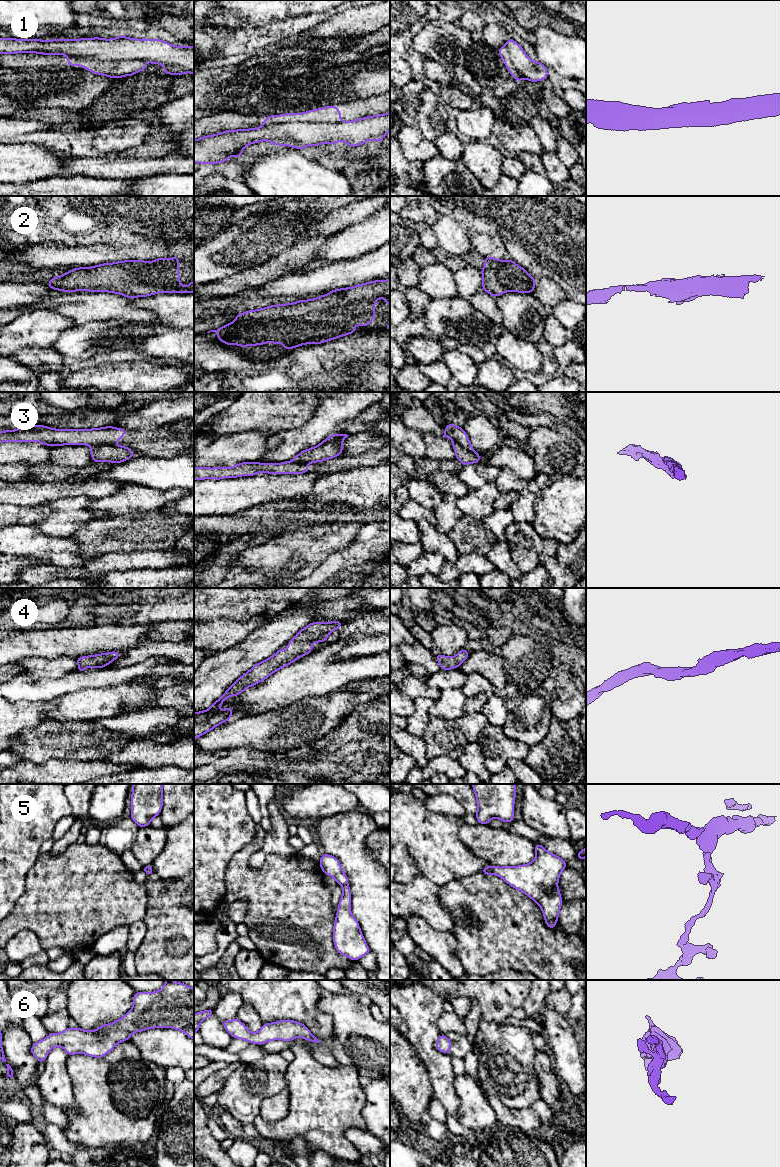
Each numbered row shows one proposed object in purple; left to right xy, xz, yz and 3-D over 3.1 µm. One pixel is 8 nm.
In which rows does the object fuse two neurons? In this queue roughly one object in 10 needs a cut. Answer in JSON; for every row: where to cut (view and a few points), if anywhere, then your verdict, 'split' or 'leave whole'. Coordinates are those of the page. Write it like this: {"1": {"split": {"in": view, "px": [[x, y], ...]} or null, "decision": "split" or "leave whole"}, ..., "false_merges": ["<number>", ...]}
{"1": {"split": {"in": "xz", "px": [[340, 120], [291, 121], [262, 126]]}, "decision": "split"}, "2": {"split": null, "decision": "leave whole"}, "3": {"split": {"in": "yz", "px": [[452, 439], [466, 449], [474, 451]]}, "decision": "split"}, "4": {"split": null, "decision": "leave whole"}, "5": {"split": null, "decision": "leave whole"}, "6": {"split": null, "decision": "leave whole"}, "false_merges": ["1", "3"]}

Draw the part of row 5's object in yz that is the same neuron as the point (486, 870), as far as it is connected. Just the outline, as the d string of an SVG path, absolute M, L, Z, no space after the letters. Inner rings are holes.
M535 844L535 859L524 865L486 866L482 872L497 875L507 884L525 893L542 909L546 925L554 929L563 904L558 888L561 872L567 867L566 861Z

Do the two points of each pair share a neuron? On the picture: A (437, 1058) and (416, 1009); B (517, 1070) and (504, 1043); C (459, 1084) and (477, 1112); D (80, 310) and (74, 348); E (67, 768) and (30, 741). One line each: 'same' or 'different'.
A: same
B: same
C: same
D: different
E: different

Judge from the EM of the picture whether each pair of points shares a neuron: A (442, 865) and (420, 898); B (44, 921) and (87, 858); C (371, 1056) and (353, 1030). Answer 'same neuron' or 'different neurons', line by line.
A: different neurons
B: same neuron
C: same neuron

